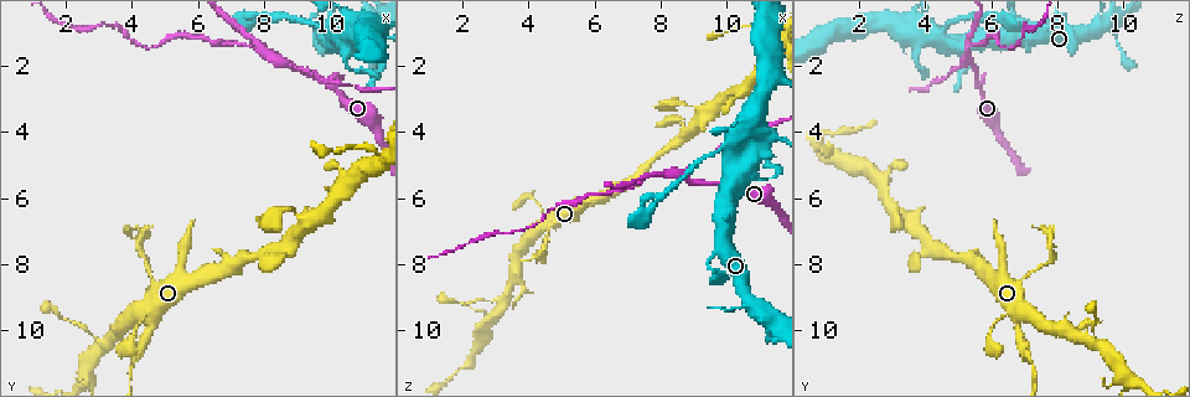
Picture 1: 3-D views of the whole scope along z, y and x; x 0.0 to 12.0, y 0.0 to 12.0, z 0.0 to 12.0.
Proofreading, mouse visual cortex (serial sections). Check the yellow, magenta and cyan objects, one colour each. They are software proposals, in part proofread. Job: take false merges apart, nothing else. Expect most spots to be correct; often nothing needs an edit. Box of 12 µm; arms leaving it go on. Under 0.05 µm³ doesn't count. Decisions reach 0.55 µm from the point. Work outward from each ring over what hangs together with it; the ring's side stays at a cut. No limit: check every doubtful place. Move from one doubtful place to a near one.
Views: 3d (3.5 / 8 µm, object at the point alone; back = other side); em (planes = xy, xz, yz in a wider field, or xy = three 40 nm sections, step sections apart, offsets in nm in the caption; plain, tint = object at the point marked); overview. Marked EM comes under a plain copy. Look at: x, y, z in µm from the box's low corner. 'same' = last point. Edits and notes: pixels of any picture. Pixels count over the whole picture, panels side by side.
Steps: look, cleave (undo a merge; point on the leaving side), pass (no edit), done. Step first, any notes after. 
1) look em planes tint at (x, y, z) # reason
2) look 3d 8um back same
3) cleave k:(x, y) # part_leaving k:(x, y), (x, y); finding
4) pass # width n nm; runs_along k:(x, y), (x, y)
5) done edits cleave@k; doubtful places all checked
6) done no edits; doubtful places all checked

look 3d 3.5um at (10.4, 1.5, 5.0)

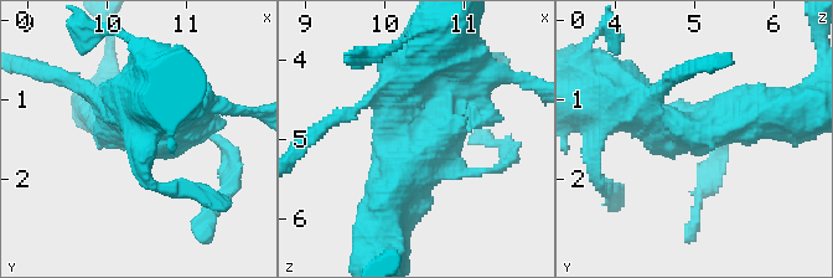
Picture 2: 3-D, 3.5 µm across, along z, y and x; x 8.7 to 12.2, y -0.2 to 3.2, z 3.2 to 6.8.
look em xy step 3 tint at (10.45, 1.50, 5.05) # now the EM

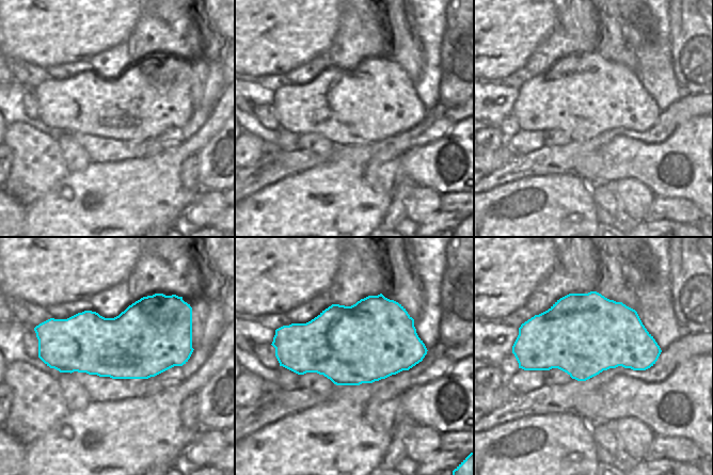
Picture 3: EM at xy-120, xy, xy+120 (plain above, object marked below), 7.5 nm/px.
pass # all the same cell

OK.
look 3d 3.5um at (8.6, 1.8, 5.4) # three arms meet

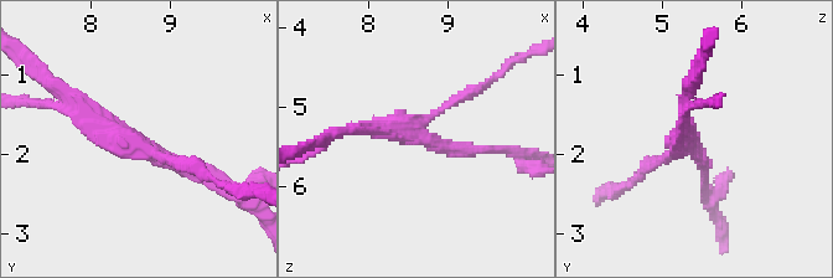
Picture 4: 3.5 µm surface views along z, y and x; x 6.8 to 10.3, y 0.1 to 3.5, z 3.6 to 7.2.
look em xy step 2 tint at (8.60, 1.85, 5.40) # arms 3; arm_widths 150, 150, 200 nm; shape alone is not enough

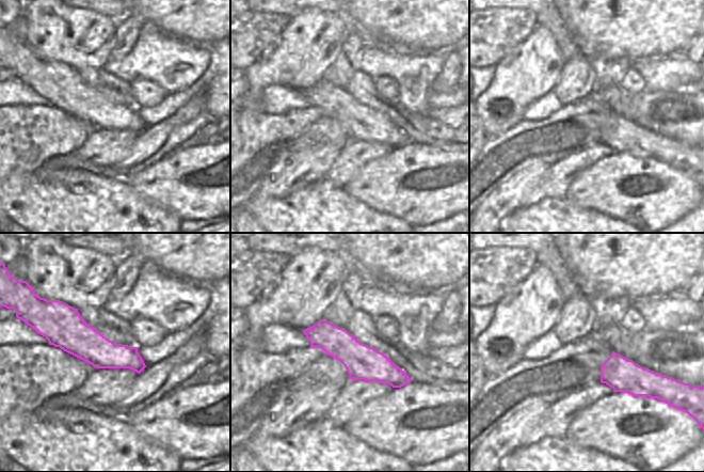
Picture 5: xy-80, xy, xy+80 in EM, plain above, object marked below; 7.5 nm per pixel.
pass # width 260 nm; runs_along 4:(208, 180), (67, 108); one cell here

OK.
look em planes tint at (7.8, 1.5, 5.4) # two arms at a narrow angle

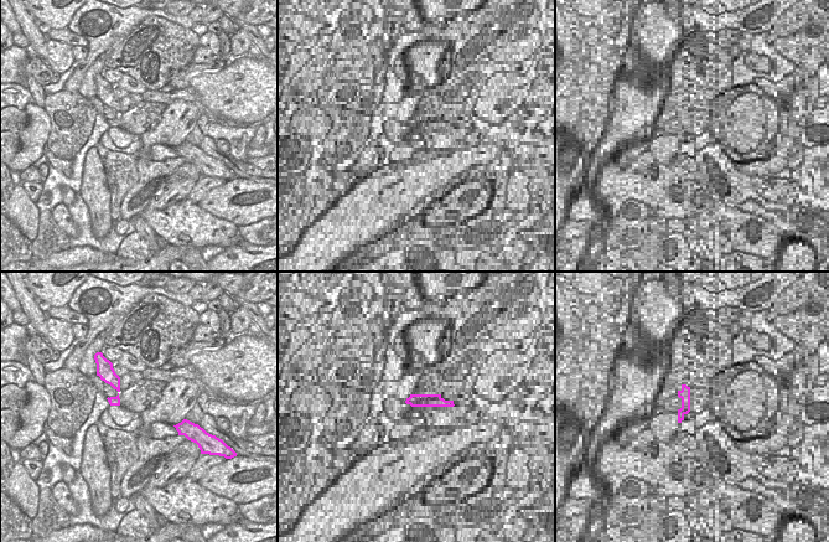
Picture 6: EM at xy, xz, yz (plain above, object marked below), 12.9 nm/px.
look 3d 3.5um same

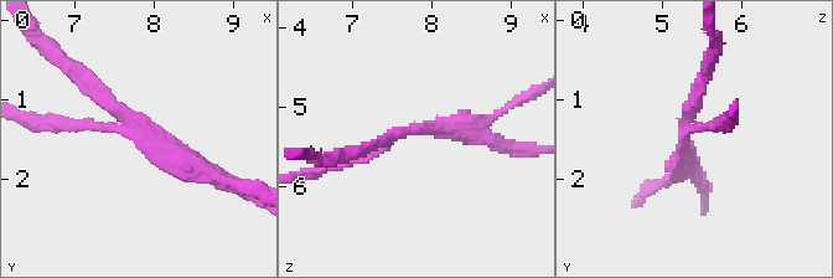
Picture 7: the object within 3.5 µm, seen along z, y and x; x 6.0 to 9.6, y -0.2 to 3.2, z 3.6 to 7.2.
pass # runs_along 7:(207, 170), (139, 132), (62, 124); continuous, no second cell

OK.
done no edits; doubtful places all checked

